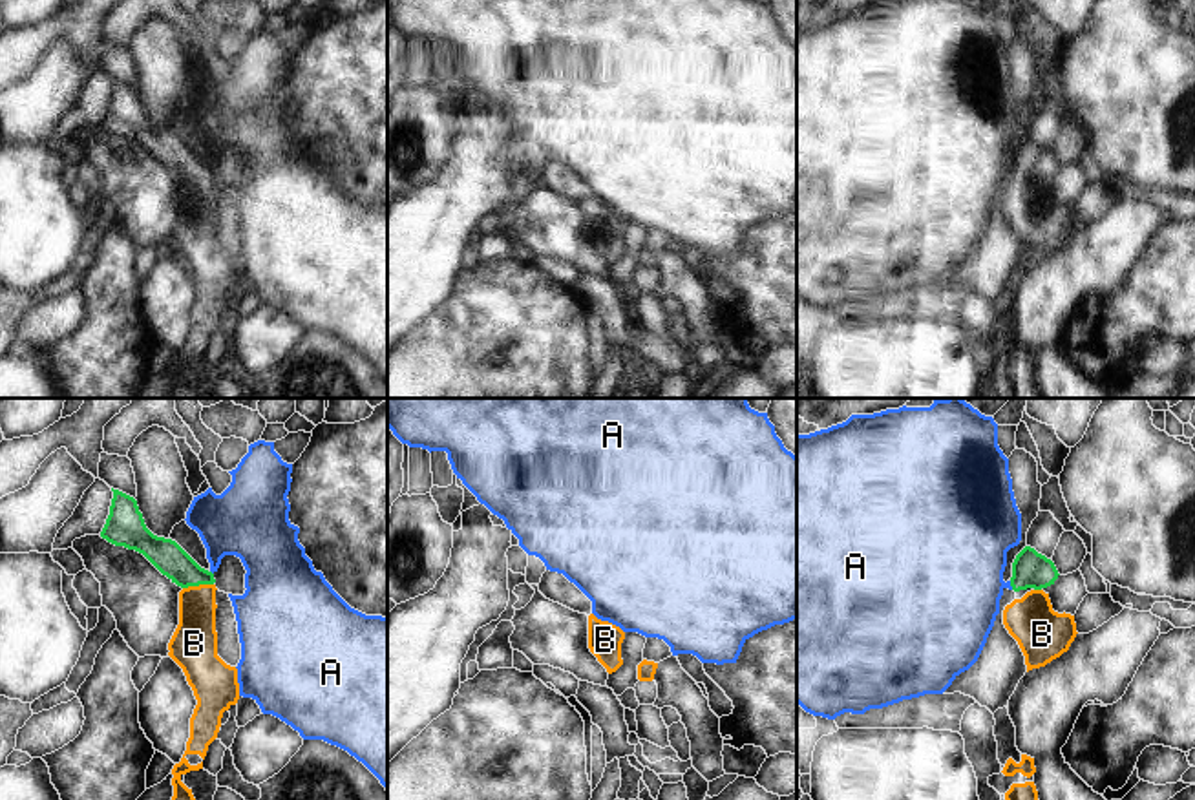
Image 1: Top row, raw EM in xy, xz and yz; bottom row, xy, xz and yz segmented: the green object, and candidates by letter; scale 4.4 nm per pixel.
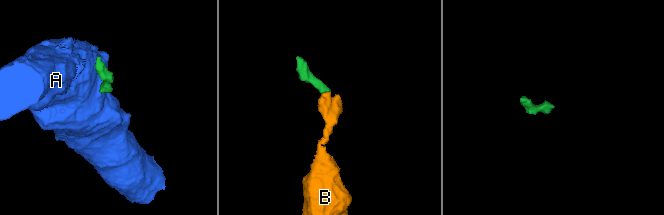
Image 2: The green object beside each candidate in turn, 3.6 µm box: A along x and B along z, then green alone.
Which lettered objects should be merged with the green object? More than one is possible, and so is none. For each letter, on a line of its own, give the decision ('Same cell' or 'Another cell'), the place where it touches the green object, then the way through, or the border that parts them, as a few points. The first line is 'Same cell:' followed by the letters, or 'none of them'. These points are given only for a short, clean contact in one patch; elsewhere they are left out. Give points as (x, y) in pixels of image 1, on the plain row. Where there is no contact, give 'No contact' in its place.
Same cell: B
A: Another cell. Touches green at yz (1011, 176). Boundary: yz (1009, 172), (1013, 179)
B: Same cell. Touches green at xy (198, 176). Path across: xy (167, 147), (198, 176), (194, 232).

